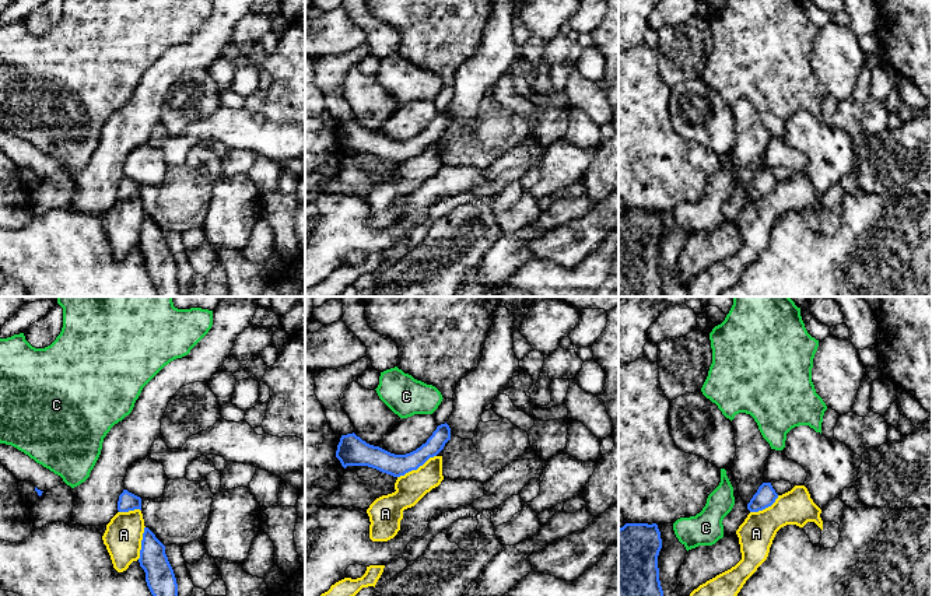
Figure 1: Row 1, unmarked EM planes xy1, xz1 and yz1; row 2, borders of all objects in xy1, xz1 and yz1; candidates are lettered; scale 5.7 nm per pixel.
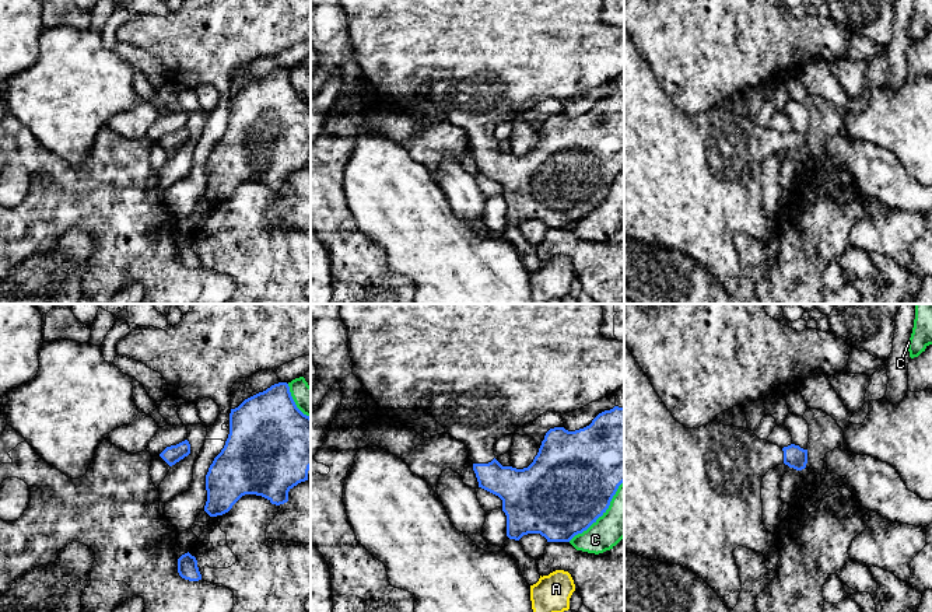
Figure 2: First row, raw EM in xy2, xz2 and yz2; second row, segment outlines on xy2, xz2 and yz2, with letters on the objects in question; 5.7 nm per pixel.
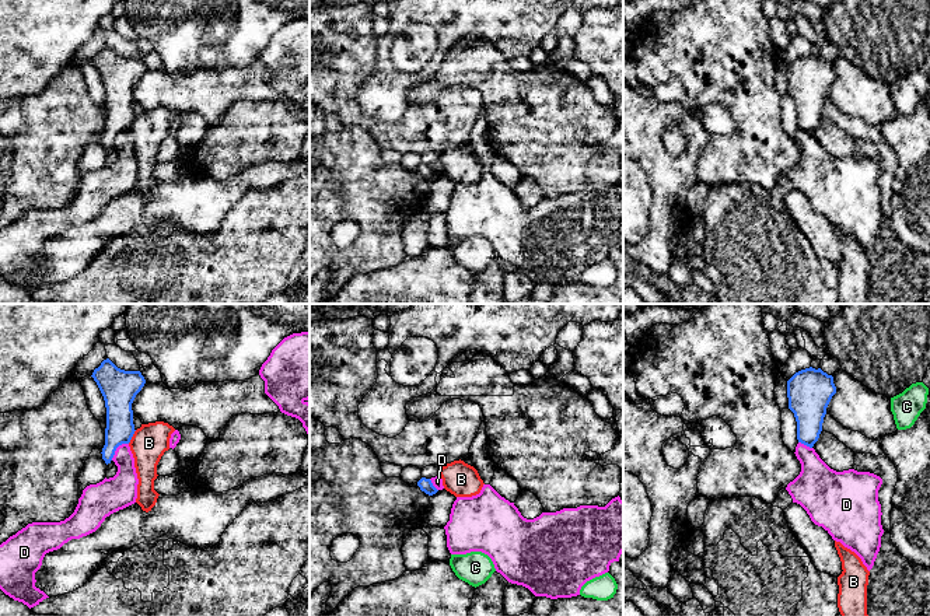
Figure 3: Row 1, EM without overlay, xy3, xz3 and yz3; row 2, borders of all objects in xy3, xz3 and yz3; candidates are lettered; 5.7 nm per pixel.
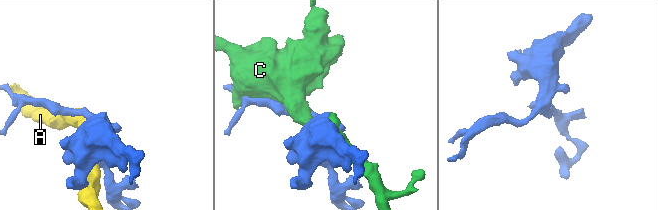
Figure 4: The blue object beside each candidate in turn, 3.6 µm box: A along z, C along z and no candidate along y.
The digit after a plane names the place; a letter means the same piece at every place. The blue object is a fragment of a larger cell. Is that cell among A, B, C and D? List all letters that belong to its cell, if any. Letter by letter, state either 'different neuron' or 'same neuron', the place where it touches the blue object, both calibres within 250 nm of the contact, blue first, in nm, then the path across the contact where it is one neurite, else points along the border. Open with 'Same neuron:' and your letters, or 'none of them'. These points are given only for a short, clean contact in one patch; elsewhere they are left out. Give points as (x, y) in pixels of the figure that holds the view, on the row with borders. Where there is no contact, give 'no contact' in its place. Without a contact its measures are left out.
Same neuron: none of them
A: different neuron; contact xz1 (416, 469); calibres 130 and 170 nm
B: different neuron; contact xy3 (132, 436); calibres 170 and 200 nm; border xy3 (136, 430), (128, 443)
C: different neuron; contact xz2 (602, 514); calibres 500 and 220 nm
D: different neuron; contact xy3 (116, 447); calibres 160 and 190 nm; border xy3 (128, 443), (122, 443), (111, 459)

